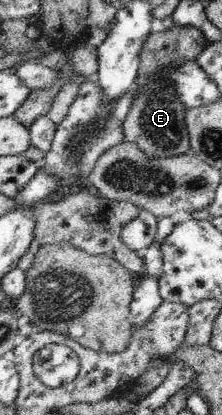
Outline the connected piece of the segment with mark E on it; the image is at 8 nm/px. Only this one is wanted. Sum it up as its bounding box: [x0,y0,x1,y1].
[123,26,206,158]

